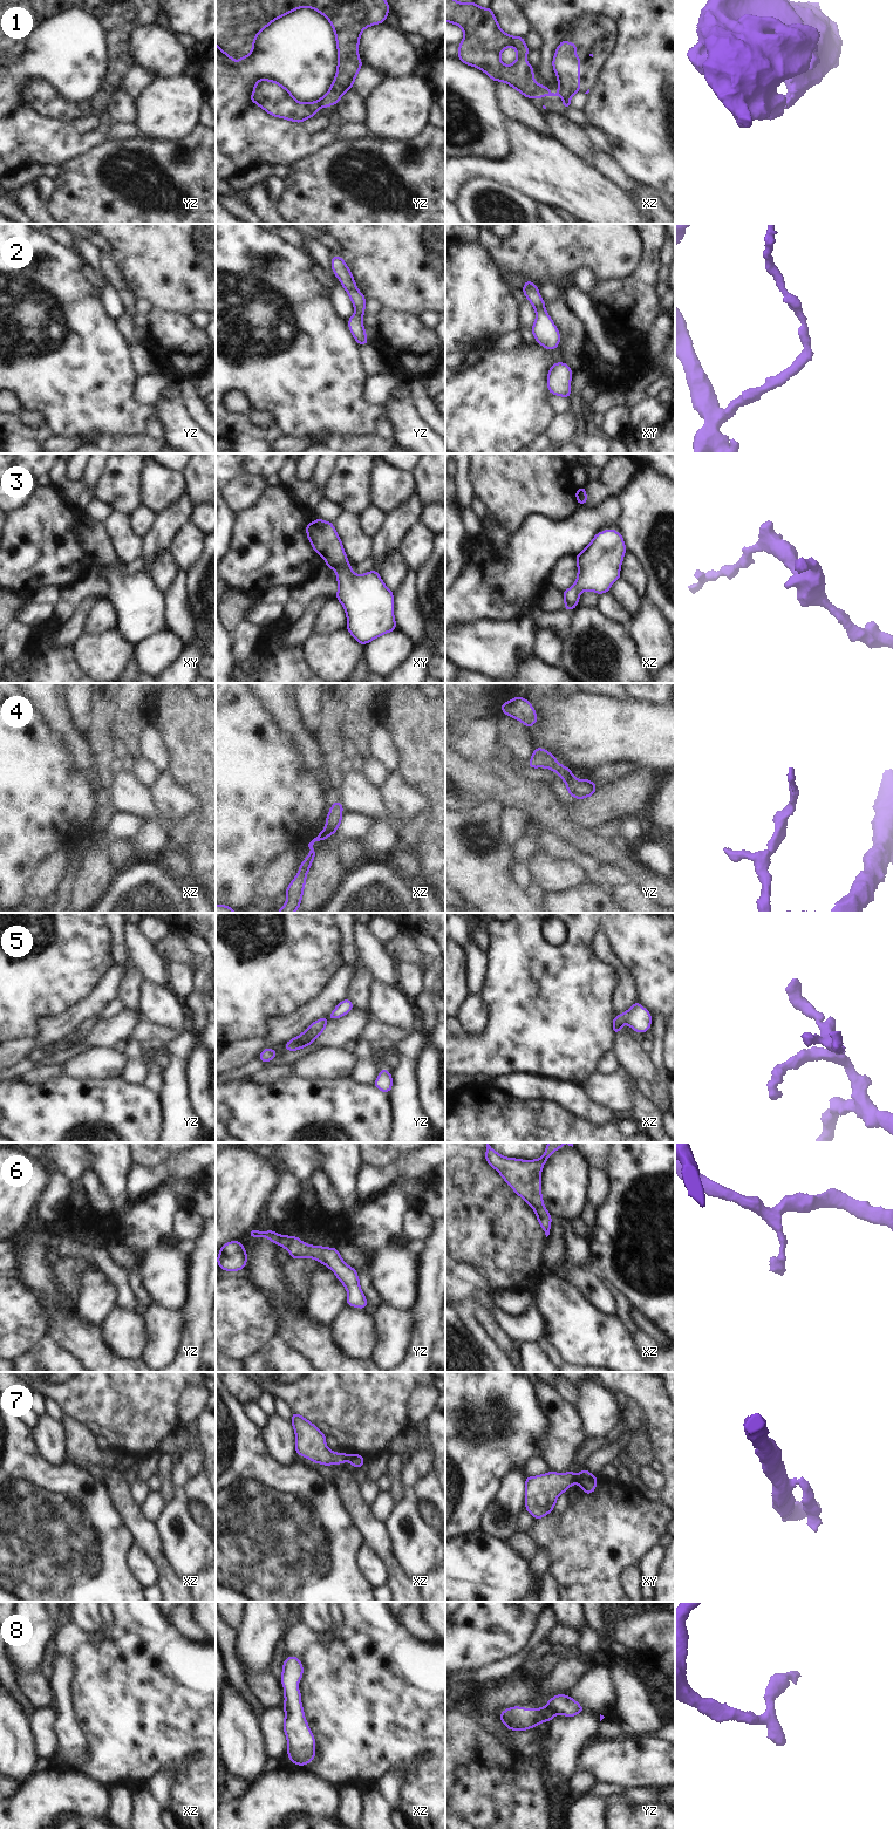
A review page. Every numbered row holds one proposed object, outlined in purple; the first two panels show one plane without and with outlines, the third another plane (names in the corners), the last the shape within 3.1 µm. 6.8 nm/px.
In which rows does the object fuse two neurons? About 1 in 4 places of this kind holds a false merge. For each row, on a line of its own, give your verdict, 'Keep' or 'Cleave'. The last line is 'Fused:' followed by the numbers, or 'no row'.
1: Cleave
2: Keep
3: Keep
4: Keep
5: Keep
6: Keep
7: Cleave
8: Keep
Fused: 1, 7.

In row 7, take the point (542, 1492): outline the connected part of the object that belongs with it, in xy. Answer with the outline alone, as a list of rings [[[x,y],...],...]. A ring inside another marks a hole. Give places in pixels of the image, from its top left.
[[[568,1470],[565,1474],[548,1472],[538,1476],[525,1477],[525,1509],[534,1520],[553,1511],[560,1494],[575,1483],[578,1476]]]

